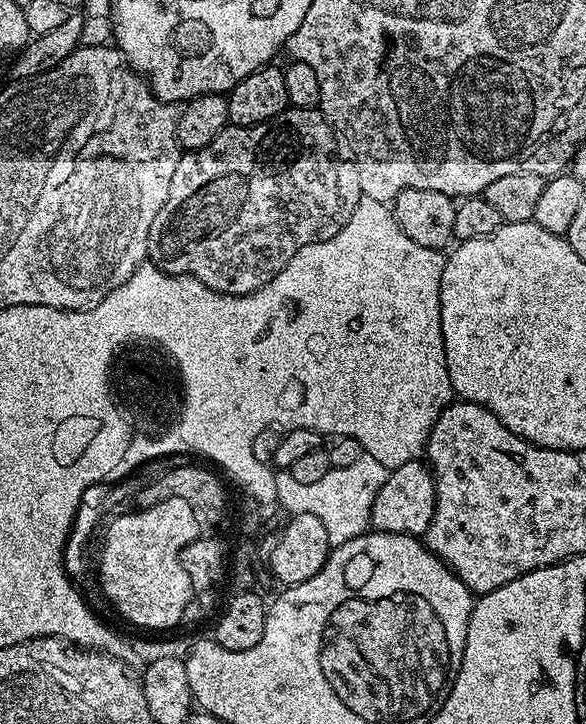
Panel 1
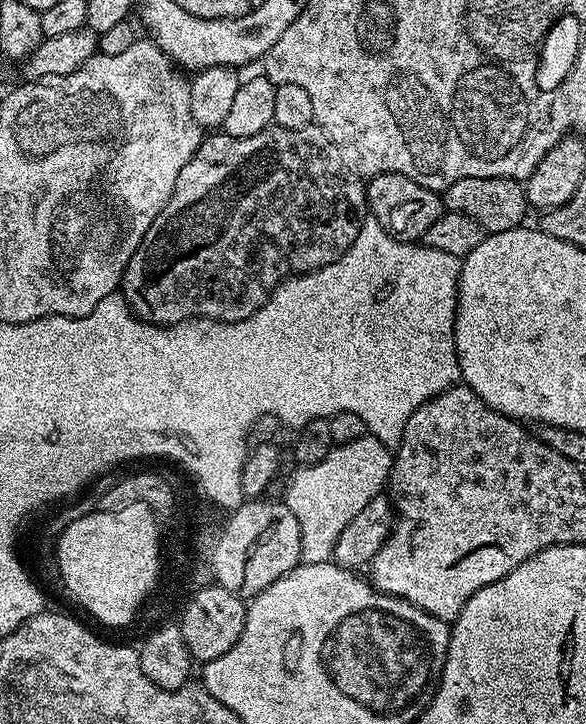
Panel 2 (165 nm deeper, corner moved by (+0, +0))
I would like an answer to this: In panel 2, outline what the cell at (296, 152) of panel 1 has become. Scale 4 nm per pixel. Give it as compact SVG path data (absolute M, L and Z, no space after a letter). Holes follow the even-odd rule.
M275 126L266 130L258 130L258 134L250 134L250 138L234 138L223 134L208 134L203 137L198 150L182 166L182 174L178 174L178 182L174 182L174 194L170 194L170 202L162 206L158 218L146 230L146 238L134 250L130 262L124 271L122 281L122 295L135 316L145 320L147 324L181 324L189 318L203 318L205 320L221 320L233 324L239 320L250 318L268 301L268 295L278 287L280 281L289 276L298 276L302 272L313 272L346 254L358 238L358 230L363 226L368 212L368 198L366 184L355 172L351 172L342 158L342 154L332 145L328 135L319 126L309 126L298 130L286 130Z

